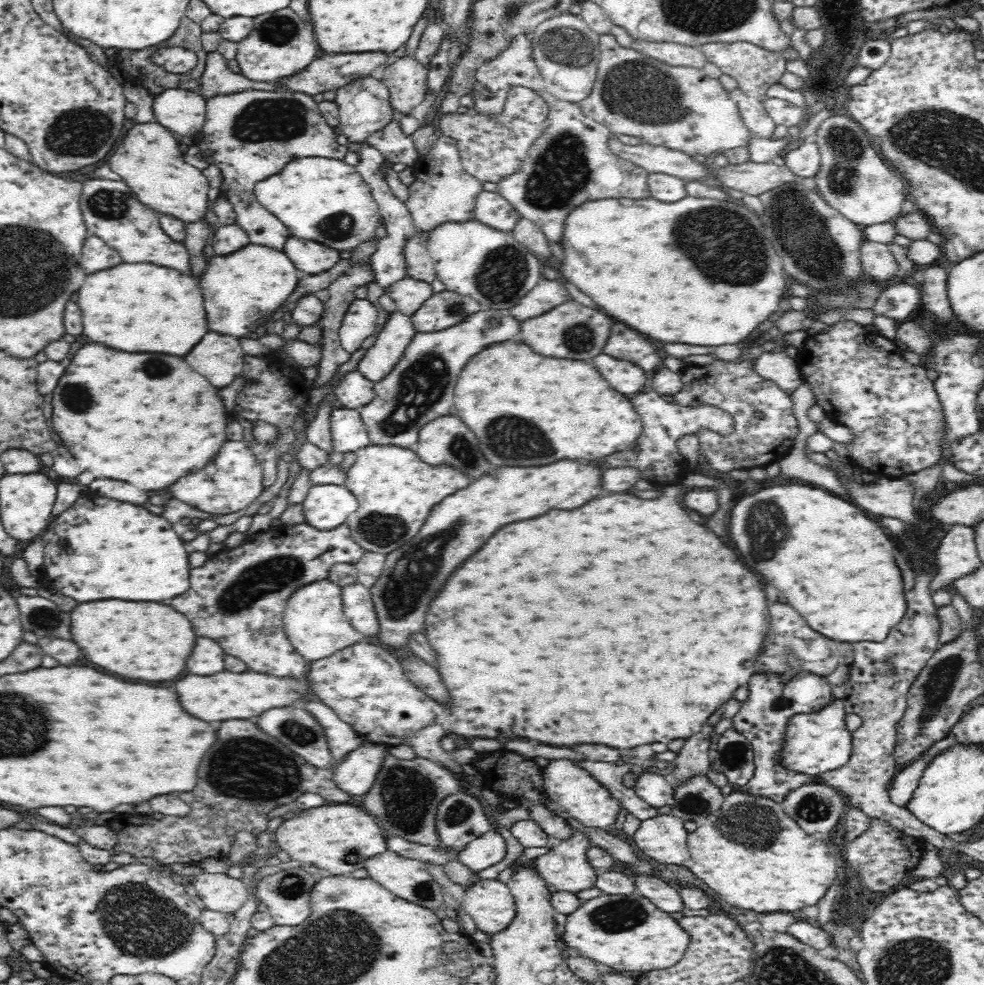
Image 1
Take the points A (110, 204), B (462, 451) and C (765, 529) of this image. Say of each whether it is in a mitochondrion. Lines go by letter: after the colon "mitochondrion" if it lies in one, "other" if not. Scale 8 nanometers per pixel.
A: mitochondrion
B: mitochondrion
C: mitochondrion

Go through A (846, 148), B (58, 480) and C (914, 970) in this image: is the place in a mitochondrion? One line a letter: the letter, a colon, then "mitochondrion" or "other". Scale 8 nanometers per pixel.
A: mitochondrion
B: other
C: mitochondrion

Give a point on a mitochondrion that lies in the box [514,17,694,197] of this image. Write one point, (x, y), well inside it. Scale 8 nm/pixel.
(569, 50)

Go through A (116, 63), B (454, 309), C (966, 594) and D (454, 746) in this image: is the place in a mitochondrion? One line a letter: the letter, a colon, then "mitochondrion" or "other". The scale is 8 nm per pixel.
A: other
B: mitochondrion
C: other
D: other

